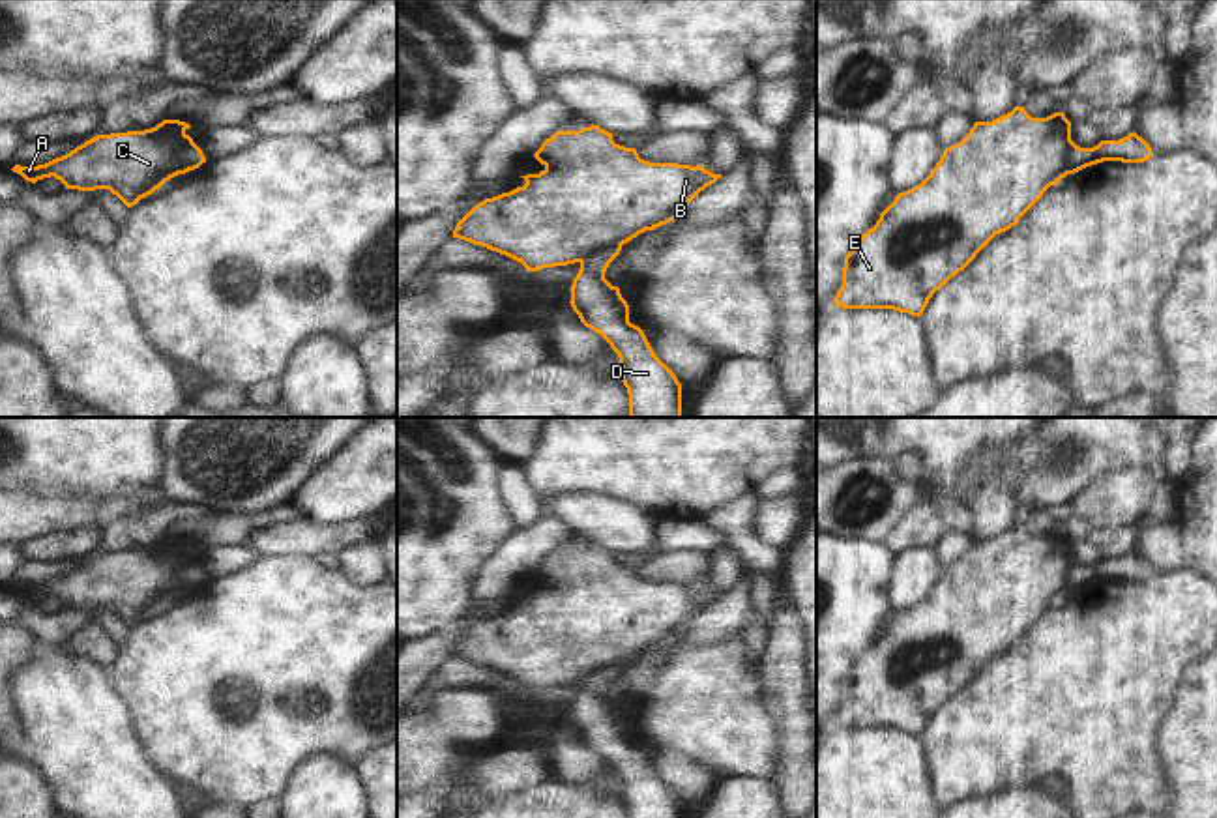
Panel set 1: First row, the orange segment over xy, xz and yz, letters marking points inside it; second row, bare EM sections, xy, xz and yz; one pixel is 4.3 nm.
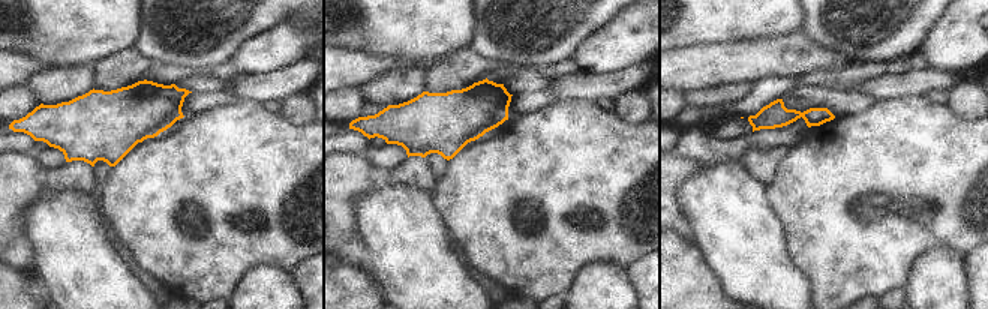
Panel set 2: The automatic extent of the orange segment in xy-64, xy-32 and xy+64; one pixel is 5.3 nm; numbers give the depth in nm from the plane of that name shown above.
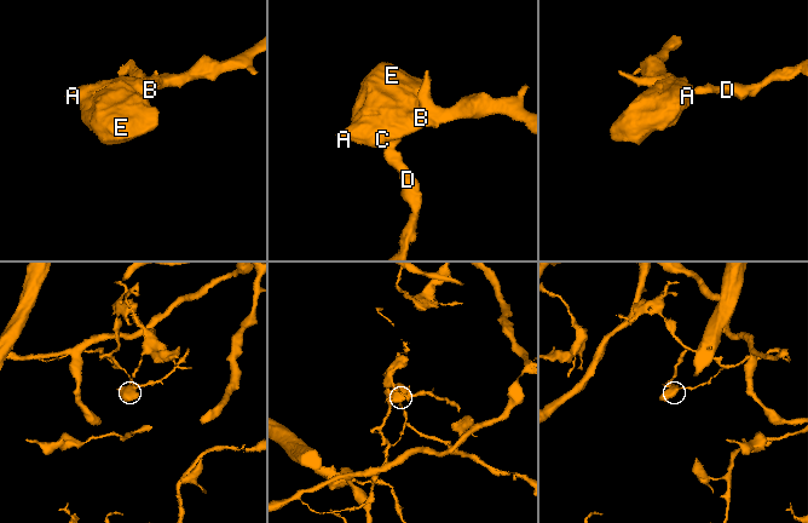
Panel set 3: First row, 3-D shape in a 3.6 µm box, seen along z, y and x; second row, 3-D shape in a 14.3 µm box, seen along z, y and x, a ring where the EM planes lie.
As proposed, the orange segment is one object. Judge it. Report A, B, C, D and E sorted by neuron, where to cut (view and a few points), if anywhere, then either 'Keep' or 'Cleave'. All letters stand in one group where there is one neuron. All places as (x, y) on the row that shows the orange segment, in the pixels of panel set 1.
Groups: A B C E / D. Split along xz (620, 244), (600, 248), (579, 261). Cleave

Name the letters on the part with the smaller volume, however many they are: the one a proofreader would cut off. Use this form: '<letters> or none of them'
A, B, C, E

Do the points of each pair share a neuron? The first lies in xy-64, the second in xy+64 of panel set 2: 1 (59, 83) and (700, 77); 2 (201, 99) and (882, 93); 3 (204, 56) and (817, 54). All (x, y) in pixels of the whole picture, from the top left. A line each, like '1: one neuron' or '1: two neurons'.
1: two neurons
2: two neurons
3: two neurons

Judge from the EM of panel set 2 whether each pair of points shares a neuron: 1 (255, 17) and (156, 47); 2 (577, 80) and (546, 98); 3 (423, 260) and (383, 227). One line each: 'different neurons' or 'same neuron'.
1: same neuron
2: different neurons
3: same neuron

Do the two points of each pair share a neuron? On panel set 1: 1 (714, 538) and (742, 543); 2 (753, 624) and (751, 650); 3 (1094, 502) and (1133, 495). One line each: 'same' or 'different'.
1: different
2: same
3: same

